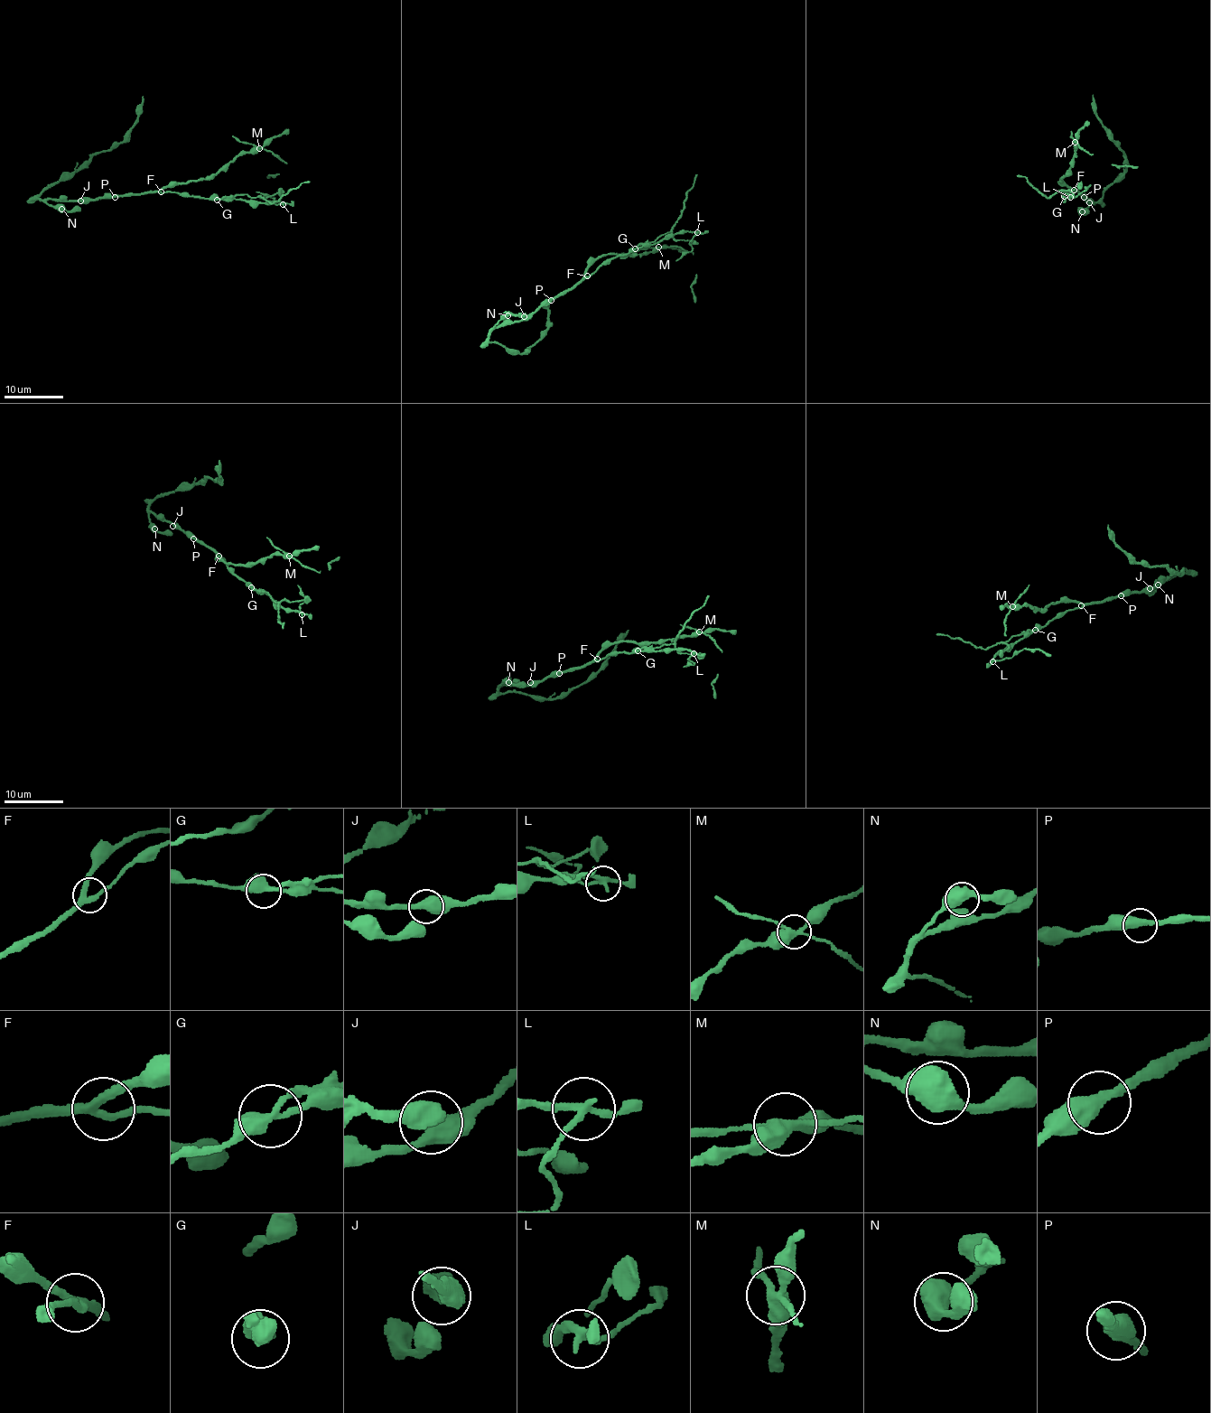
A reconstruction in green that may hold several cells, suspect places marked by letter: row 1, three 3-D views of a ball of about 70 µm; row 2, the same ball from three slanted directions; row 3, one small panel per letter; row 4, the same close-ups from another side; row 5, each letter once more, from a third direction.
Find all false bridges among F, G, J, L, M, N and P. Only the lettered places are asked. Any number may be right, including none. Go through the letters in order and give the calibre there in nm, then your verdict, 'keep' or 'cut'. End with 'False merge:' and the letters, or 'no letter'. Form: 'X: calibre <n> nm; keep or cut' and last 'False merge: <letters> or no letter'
F: calibre 280 nm; keep
G: calibre 440 nm; cut
J: calibre 420 nm; keep
L: calibre 220 nm; cut
M: calibre 400 nm; cut
N: calibre 480 nm; keep
P: calibre 440 nm; keep
False merge: G, L, M

